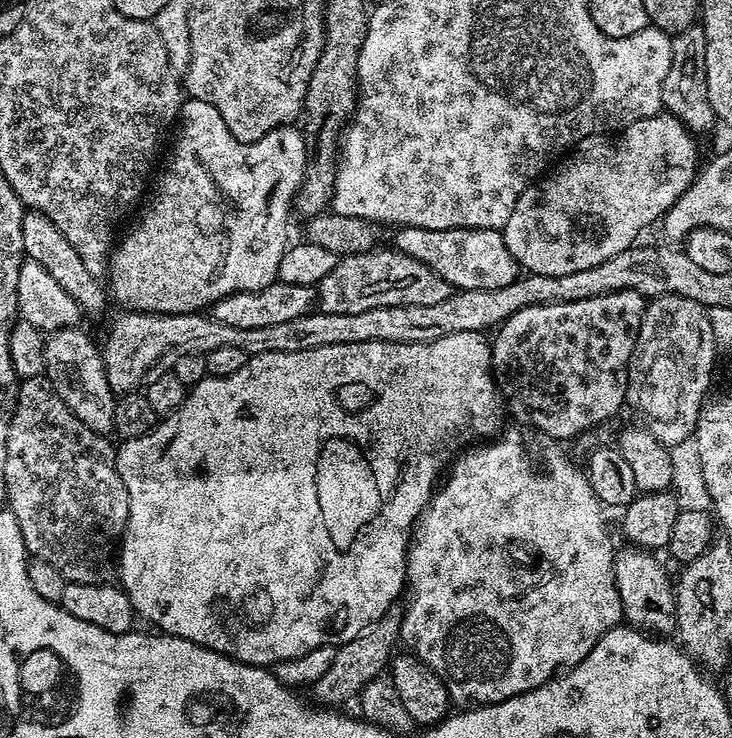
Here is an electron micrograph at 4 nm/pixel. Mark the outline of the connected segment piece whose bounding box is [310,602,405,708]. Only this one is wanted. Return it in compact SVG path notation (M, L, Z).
M401 603L391 604L387 608L386 614L376 620L367 631L336 648L334 662L326 670L326 673L322 674L322 678L310 688L310 693L312 692L315 698L313 701L317 705L331 708L344 706L340 704L359 697L361 690L372 679L377 679L381 675L380 670L389 665L396 650L394 646L399 643L401 624L404 621L404 609L405 607Z

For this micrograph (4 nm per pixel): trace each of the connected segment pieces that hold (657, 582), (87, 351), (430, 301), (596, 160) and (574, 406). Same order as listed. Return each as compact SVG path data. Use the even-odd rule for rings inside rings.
M625 546L620 552L617 551L614 556L612 569L616 575L616 585L618 594L622 598L622 610L624 611L624 620L631 627L645 633L651 634L656 638L668 638L676 630L676 590L673 577L668 577L668 572L655 560L651 551L641 547Z
M83 327L63 328L51 333L44 341L44 358L46 361L46 375L53 384L53 390L66 402L66 406L75 414L90 430L101 434L112 432L114 426L114 406L116 405L115 392L112 392L110 382L107 380L107 371L101 360L101 349L83 332Z
M373 250L337 259L334 270L330 270L330 274L326 274L326 278L322 278L318 286L319 311L330 314L362 314L362 310L378 310L378 306L435 306L437 302L446 302L446 298L452 296L452 285L446 282L446 278L434 274L430 266L395 250L380 251Z
M657 114L634 122L616 135L582 138L556 173L533 182L514 202L514 210L502 229L510 254L514 254L521 269L557 276L590 270L590 266L598 266L598 262L606 262L606 258L633 247L641 239L640 231L655 220L657 223L696 179L696 140L692 136L695 135L678 117Z
M611 292L605 296L595 296L586 298L578 302L562 302L561 304L547 304L546 306L530 306L518 310L518 314L511 316L506 323L501 324L495 333L496 341L491 341L492 349L492 375L496 381L496 390L500 393L501 401L506 405L506 412L512 416L517 425L525 426L529 424L532 428L537 428L540 432L545 432L548 436L553 436L556 440L568 440L571 436L580 436L587 428L592 428L595 424L600 424L603 420L608 420L620 407L624 408L627 394L628 363L631 352L634 350L635 340L638 338L639 328L642 326L643 314L645 310L645 297L639 296L637 292Z

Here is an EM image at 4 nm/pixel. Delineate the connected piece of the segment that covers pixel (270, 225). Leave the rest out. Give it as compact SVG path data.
M188 98L188 99L185 99L185 100L184 100L184 101L183 101L183 103L181 103L181 106L180 106L180 115L179 115L179 117L178 117L178 128L179 128L179 124L180 124L180 137L178 137L178 138L177 138L177 140L176 140L176 145L174 145L174 146L173 146L173 148L172 148L172 157L170 157L170 158L169 158L169 160L168 160L168 165L166 165L166 166L165 166L165 168L164 168L164 173L162 173L162 174L161 174L161 176L160 176L160 177L158 177L158 178L157 178L157 180L156 180L156 193L154 193L154 194L153 194L153 196L152 196L152 201L150 201L150 202L149 202L149 204L148 204L148 209L146 209L146 210L145 210L145 212L144 212L144 217L142 217L142 218L141 218L141 220L140 220L140 225L138 225L138 226L137 226L137 228L136 228L136 229L134 229L134 230L133 230L133 232L132 232L132 233L130 233L130 234L129 234L129 236L128 236L128 237L126 237L126 238L125 238L125 240L124 240L124 241L122 241L122 240L123 240L123 239L121 239L121 240L120 240L120 241L119 241L119 243L117 243L117 244L116 244L116 245L115 245L115 248L114 248L114 251L113 251L113 253L112 253L112 255L111 255L111 257L110 257L110 263L109 263L109 266L108 266L108 274L107 274L107 279L108 279L108 280L109 280L109 281L111 281L111 280L112 280L112 286L111 286L111 285L110 285L110 292L111 292L111 295L112 295L112 296L113 296L113 297L114 297L114 300L115 300L115 296L114 296L114 295L116 295L116 300L117 300L117 302L118 302L118 303L120 303L120 304L125 304L125 305L122 305L122 306L123 306L123 307L124 307L124 308L125 308L125 309L128 309L128 310L131 310L131 311L133 311L133 312L149 312L149 313L152 313L152 314L154 314L154 315L186 315L186 314L188 314L188 313L203 313L203 312L204 312L204 311L205 311L205 310L208 310L208 309L211 309L211 307L212 307L212 305L213 305L213 304L216 304L216 303L217 303L217 302L219 302L219 301L220 301L220 300L221 300L221 299L222 299L222 298L226 298L226 297L227 297L227 296L228 296L228 295L230 295L230 294L238 294L238 293L239 293L239 292L257 292L257 291L258 291L258 290L262 290L262 289L263 289L263 288L265 288L265 287L266 287L266 286L270 286L270 285L271 285L271 284L275 284L275 283L277 283L277 280L278 280L278 262L282 262L282 254L283 254L283 253L284 253L284 250L285 250L285 248L287 248L287 247L289 247L289 244L290 244L290 239L289 239L289 240L288 240L288 212L289 212L289 216L290 216L290 205L291 205L291 204L292 204L292 203L293 203L293 201L295 201L295 198L296 198L296 191L298 191L298 189L299 189L299 188L300 188L300 184L301 184L301 183L302 183L302 181L303 181L303 180L304 180L304 172L305 172L305 171L306 171L306 169L307 169L307 168L308 168L308 162L309 162L309 159L310 159L310 144L309 144L309 141L308 141L308 140L307 140L307 139L306 139L306 136L305 136L305 133L304 133L304 132L303 132L303 131L301 131L301 129L300 129L300 128L299 128L299 127L296 127L296 126L285 126L285 127L282 127L282 128L275 128L275 129L274 129L274 130L270 130L270 134L266 134L266 135L265 135L265 136L263 136L263 137L262 137L262 138L258 138L258 142L250 142L250 143L249 143L249 144L247 144L247 143L246 143L246 142L238 142L238 138L234 138L234 134L230 134L230 130L229 130L229 129L228 129L228 127L227 127L227 126L226 126L226 122L222 122L222 114L218 114L218 110L214 110L214 106L210 106L210 102L202 102L202 101L201 101L201 100L193 100L193 99L191 99L191 98Z

